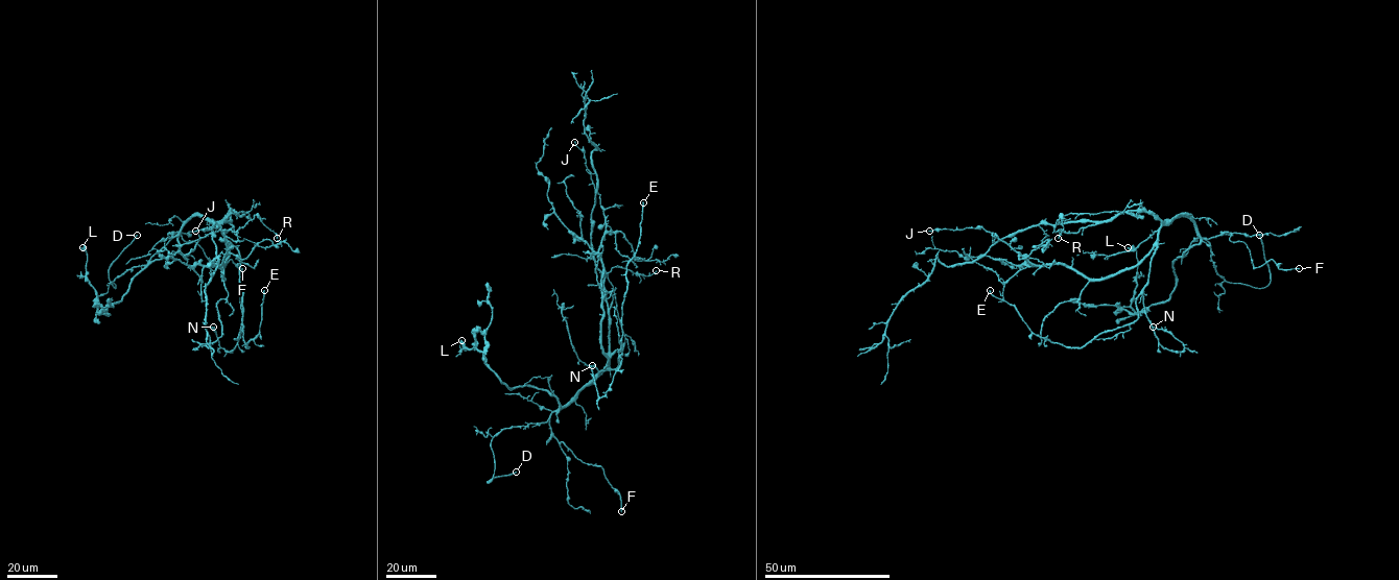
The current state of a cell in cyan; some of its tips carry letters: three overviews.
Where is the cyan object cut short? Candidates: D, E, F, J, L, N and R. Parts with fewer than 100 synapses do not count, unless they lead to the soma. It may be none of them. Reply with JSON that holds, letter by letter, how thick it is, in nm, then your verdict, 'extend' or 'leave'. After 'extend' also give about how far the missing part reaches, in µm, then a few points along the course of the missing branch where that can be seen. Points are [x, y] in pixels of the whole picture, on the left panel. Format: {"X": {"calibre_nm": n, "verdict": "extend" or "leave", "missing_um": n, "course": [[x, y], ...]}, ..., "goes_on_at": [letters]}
{"D": {"calibre_nm": 240, "verdict": "extend", "missing_um": 45, "course": [[137, 235], [156, 212], [187, 194], [211, 174]]}, "E": {"calibre_nm": 200, "verdict": "leave"}, "F": {"calibre_nm": 240, "verdict": "leave"}, "J": {"calibre_nm": 220, "verdict": "leave"}, "L": {"calibre_nm": 240, "verdict": "leave"}, "N": {"calibre_nm": 140, "verdict": "leave"}, "R": {"calibre_nm": 220, "verdict": "leave"}, "goes_on_at": ["D"]}

